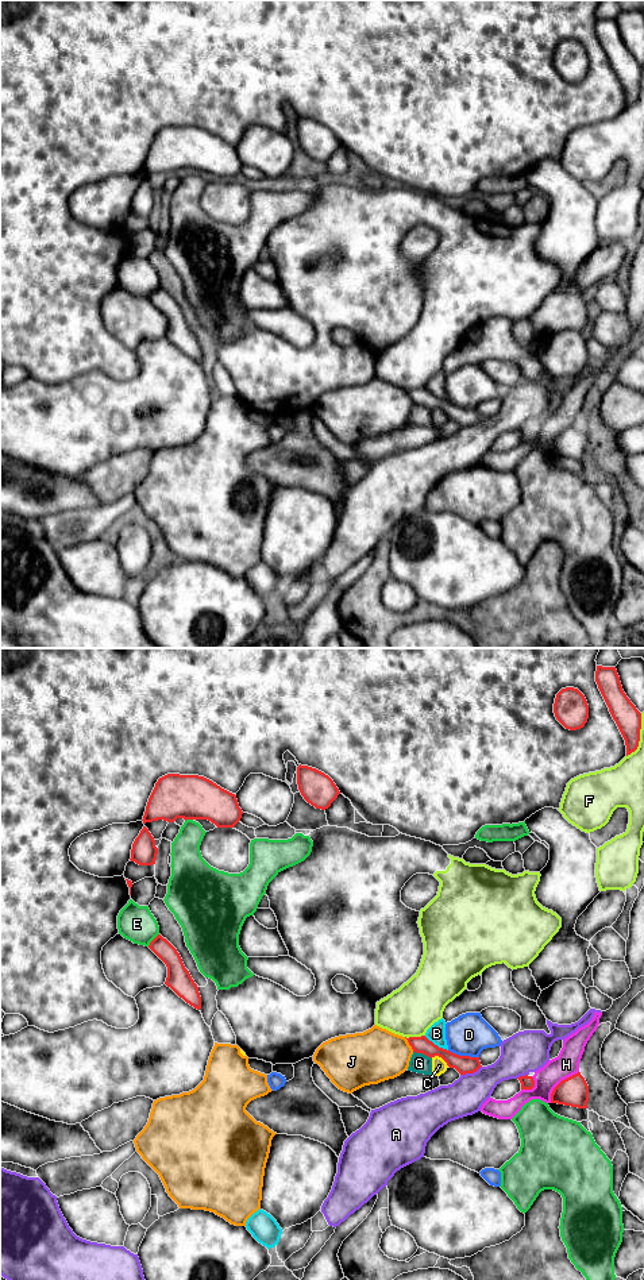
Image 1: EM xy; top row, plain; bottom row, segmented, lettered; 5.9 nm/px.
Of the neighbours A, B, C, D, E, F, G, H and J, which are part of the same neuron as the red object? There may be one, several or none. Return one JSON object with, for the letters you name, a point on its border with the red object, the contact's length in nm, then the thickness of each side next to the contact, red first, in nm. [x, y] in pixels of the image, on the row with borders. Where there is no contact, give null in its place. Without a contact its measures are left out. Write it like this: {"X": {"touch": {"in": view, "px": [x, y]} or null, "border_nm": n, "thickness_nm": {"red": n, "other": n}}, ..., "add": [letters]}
{"add": []}

